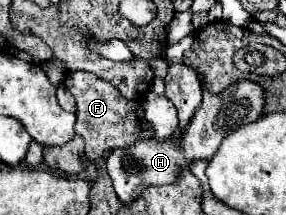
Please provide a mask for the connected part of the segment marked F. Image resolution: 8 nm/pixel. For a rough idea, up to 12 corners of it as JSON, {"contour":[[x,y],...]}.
{"contour":[[69,72],[75,134],[89,160],[155,136],[141,102]]}

